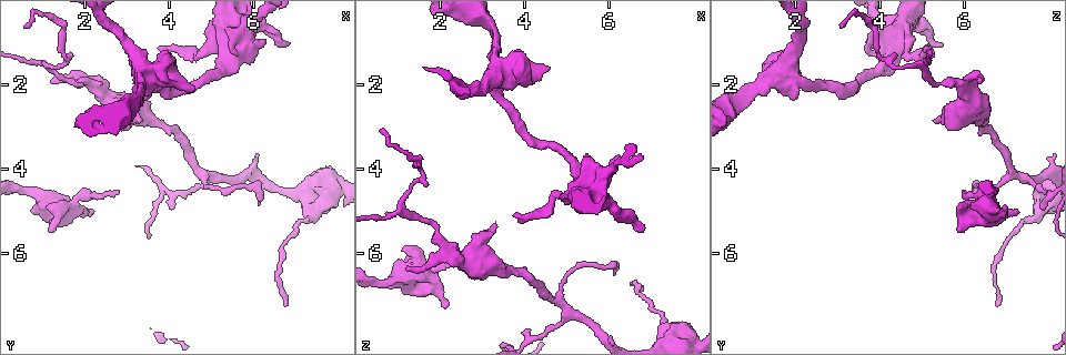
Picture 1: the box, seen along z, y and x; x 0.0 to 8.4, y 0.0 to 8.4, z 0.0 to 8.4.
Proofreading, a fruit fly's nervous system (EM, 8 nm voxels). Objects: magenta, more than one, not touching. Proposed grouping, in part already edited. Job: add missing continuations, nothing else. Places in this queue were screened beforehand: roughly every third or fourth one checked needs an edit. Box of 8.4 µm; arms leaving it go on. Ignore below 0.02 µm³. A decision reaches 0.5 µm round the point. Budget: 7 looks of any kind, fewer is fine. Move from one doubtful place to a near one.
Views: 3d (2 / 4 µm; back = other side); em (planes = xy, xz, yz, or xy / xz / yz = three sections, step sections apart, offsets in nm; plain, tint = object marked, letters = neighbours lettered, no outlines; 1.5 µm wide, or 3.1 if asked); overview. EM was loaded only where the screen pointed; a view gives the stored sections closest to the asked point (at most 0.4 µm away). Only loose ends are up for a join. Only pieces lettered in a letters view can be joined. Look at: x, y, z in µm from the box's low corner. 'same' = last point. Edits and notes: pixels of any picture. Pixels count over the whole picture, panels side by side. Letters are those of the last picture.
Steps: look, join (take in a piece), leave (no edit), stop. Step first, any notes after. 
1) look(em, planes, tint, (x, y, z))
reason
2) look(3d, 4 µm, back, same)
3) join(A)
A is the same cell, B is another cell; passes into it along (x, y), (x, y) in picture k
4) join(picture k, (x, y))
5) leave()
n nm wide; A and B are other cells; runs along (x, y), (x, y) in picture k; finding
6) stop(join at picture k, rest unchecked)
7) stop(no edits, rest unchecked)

look(em, yz, step 8, tint, (1.20, 2.00, 6.45))
branch stops here

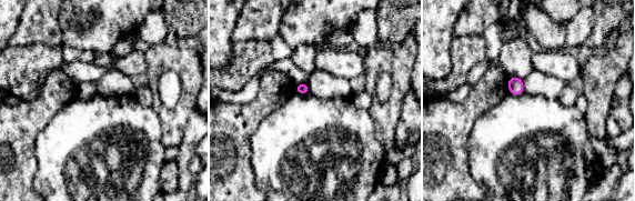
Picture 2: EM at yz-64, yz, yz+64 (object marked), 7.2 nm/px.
look(em, yz, step 8, letters, same)

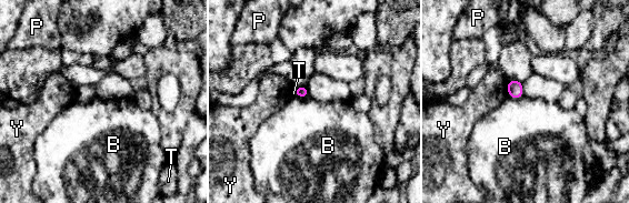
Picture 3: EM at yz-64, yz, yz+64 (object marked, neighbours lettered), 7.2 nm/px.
leave()
B touches over 120 nm; B, P, T and Y are other cells; border along (523, 95), (520, 98), (508, 97) in picture 3; none of them fits

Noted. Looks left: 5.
look(em, planes, letters, (2.80, 4.50, 6.00))
thin end

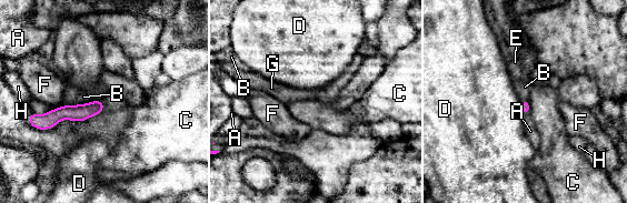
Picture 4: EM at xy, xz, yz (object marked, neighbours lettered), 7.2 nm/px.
leave()
A, B, C, D, E, F, G and H are other cells; border along (528, 99), (530, 112) in picture 4; no lettered piece goes on from it

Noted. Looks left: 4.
look(3d, 4 µm, (4.55, 2.10, 1.65))
branch stops here

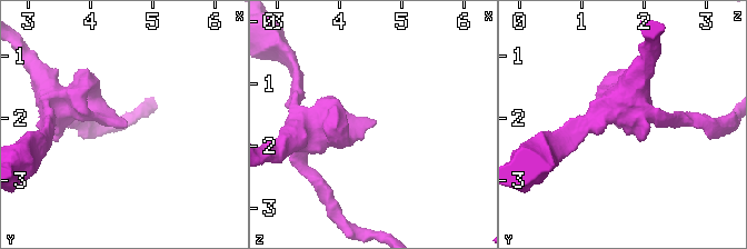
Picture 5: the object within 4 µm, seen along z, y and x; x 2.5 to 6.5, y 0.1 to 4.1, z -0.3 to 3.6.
look(em, yz, step 4, letters, (4.60, 2.15, 1.60))
shape alone is not enough

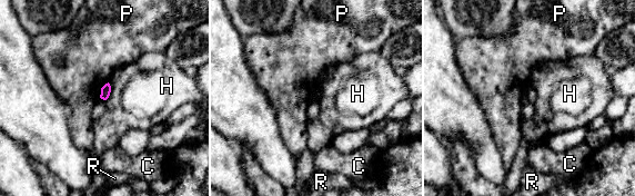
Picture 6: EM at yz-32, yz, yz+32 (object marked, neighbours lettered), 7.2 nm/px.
look(em, planes, letters, same)
cut it another way

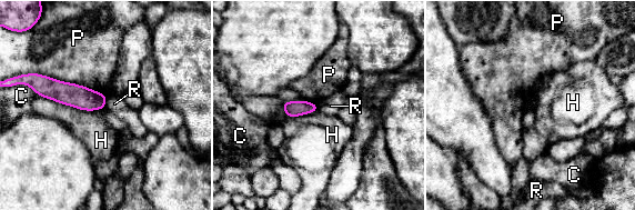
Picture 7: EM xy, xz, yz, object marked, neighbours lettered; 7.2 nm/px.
leave()
110 nm wide; C, H, P and R are other cells; border along (107, 96), (104, 107) in picture 7; none of them fits

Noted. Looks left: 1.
stop(no edits, rest unchecked)

